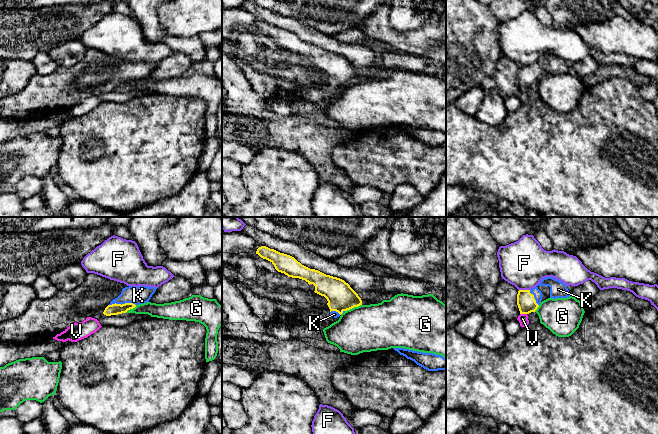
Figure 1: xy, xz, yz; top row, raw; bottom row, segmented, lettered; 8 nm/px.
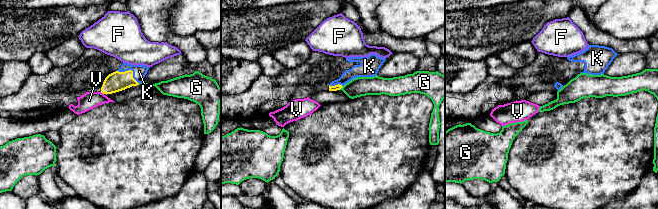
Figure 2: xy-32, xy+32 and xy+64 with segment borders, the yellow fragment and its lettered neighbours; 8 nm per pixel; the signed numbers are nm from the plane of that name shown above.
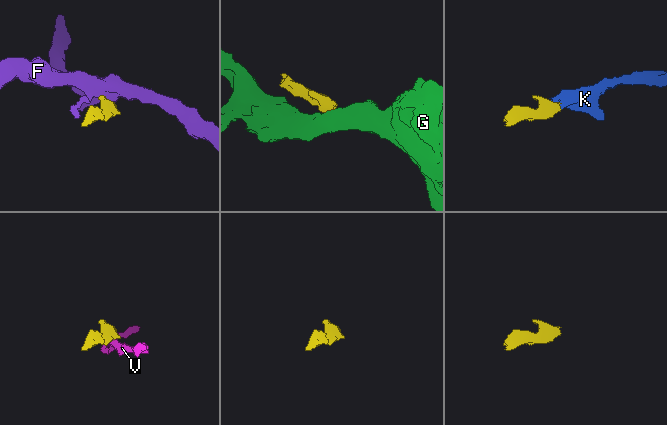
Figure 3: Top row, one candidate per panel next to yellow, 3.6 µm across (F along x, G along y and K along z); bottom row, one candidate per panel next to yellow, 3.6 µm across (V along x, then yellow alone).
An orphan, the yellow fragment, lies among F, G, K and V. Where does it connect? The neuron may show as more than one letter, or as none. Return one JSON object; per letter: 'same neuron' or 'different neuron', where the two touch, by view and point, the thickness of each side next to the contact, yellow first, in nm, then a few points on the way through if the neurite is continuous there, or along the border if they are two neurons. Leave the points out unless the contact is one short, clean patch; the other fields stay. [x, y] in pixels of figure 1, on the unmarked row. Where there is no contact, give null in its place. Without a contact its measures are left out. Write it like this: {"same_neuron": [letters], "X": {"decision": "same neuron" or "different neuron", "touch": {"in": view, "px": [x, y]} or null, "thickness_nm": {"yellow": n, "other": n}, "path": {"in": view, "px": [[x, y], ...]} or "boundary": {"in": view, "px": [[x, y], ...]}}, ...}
{"same_neuron": ["K"], "F": {"decision": "different neuron", "touch": {"in": "yz", "px": [524, 66]}, "thickness_nm": {"yellow": 150, "other": 380}, "boundary": {"in": "yz", "px": [[519, 65], [529, 66]]}}, "G": {"decision": "different neuron", "touch": {"in": "xz", "px": [353, 83]}, "thickness_nm": {"yellow": 220, "other": 380}, "boundary": {"in": "xz", "px": [[361, 80], [345, 87]]}}, "K": {"decision": "same neuron", "touch": {"in": "xy", "px": [122, 80]}, "thickness_nm": {"yellow": 90, "other": 140}, "path": {"in": "xy", "px": [[114, 85], [122, 80], [131, 72], [138, 71]]}}, "V": {"decision": "different neuron", "touch": {"in": "yz", "px": [523, 89]}, "thickness_nm": {"yellow": 150, "other": 80}, "boundary": {"in": "yz", "px": [[520, 89], [526, 90]]}}}

